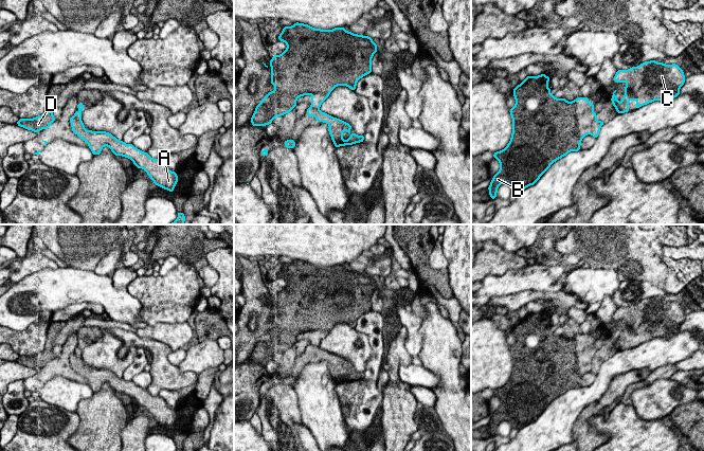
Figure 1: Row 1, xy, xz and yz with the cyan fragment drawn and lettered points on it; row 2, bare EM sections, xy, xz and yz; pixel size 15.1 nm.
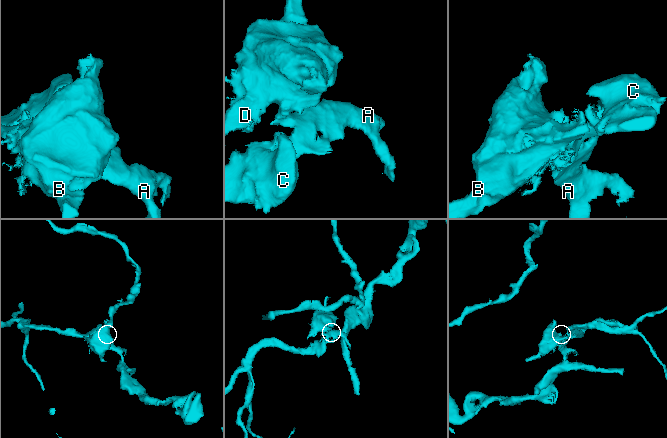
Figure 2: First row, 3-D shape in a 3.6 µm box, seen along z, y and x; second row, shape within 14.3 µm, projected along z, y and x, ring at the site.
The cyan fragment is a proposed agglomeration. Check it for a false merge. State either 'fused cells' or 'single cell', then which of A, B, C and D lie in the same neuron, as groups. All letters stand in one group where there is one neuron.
fused cells; groups A C / B D

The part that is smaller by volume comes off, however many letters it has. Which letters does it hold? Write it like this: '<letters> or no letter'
B, D

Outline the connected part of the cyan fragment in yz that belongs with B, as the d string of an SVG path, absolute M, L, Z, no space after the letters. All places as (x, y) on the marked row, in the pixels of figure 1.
M545 73L527 76L513 89L515 107L510 109L512 133L507 146L493 154L500 162L500 169L488 187L492 199L497 198L501 184L509 184L512 191L522 192L534 185L550 165L571 151L580 150L582 139L592 133L596 113L589 97L578 97L572 102L550 94L549 76Z

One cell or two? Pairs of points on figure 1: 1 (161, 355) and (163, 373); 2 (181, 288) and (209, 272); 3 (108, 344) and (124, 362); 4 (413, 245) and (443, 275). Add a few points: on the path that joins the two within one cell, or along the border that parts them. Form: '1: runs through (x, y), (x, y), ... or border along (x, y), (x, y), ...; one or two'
1: runs through (161, 359), (161, 368); one
2: border along (196, 272), (199, 275); two
3: runs through (108, 349), (119, 361); one
4: runs through (418, 255), (420, 264), (432, 275); one

